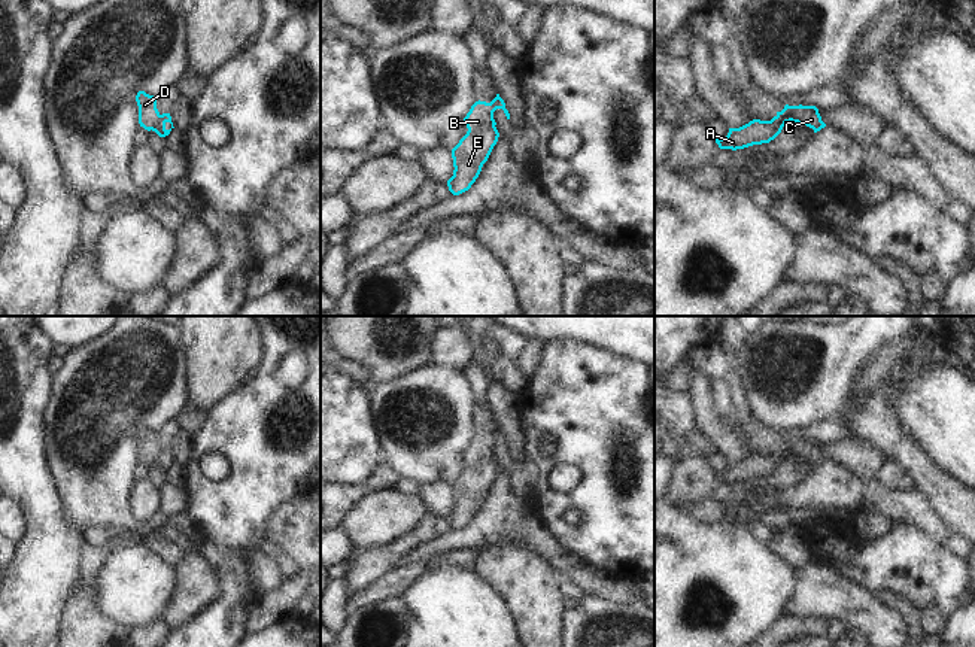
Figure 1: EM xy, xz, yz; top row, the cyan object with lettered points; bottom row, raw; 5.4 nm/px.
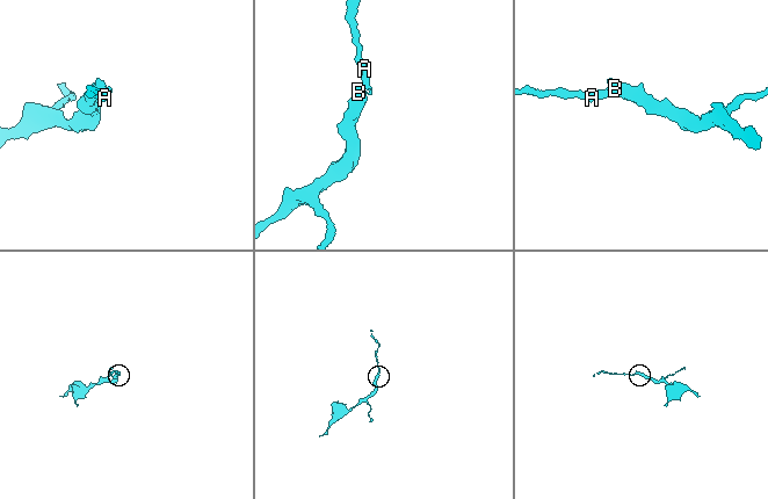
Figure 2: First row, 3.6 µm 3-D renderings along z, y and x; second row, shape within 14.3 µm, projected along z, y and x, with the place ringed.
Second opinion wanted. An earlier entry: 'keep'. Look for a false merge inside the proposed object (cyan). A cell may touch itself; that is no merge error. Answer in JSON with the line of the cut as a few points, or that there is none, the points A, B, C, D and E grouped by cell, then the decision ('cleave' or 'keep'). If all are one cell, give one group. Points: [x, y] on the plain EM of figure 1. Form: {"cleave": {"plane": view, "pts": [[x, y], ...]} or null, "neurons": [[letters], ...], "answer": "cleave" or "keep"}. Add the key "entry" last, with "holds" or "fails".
{"cleave": {"plane": "xz", "pts": [[489, 437], [495, 458]]}, "neurons": [["A"], ["B", "C", "D", "E"]], "answer": "cleave", "entry": "fails"}

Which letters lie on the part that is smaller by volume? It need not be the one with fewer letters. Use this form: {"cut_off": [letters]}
{"cut_off": ["A"]}

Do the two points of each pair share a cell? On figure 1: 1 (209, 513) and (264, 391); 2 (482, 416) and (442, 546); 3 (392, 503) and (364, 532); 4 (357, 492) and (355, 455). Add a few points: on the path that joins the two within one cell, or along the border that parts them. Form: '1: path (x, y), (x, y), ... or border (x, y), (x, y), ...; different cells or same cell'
1: path (239, 483), (258, 464), (260, 421); same cell
2: border (497, 427), (489, 436); different cells
3: path (385, 510), (370, 525); same cell
4: border (336, 482), (361, 485); different cells

